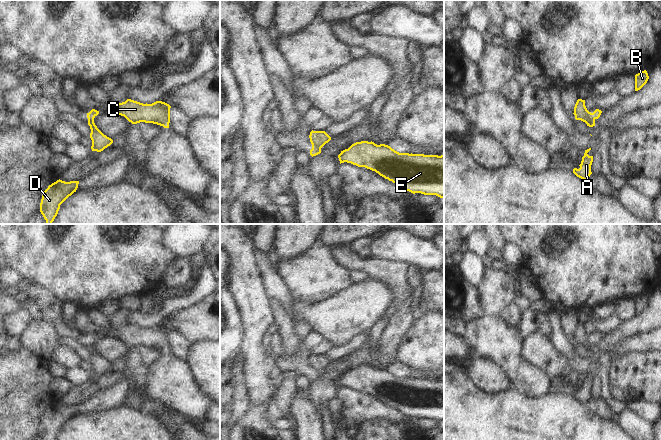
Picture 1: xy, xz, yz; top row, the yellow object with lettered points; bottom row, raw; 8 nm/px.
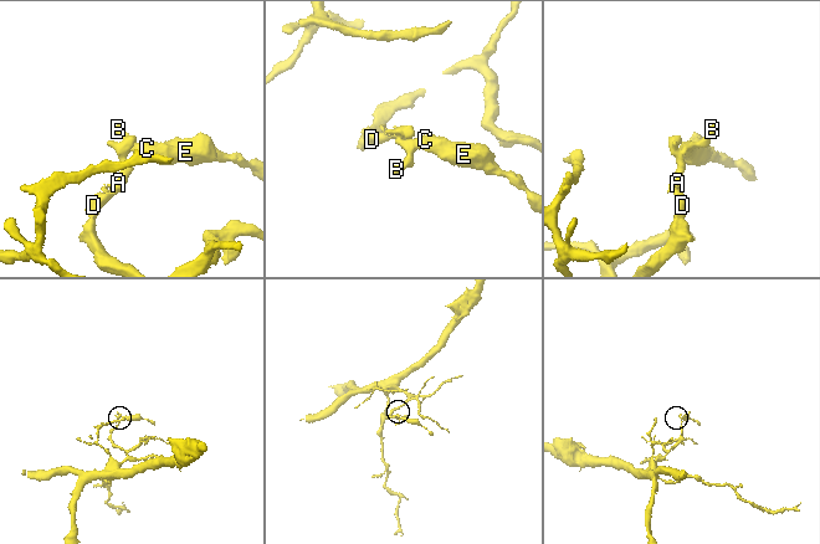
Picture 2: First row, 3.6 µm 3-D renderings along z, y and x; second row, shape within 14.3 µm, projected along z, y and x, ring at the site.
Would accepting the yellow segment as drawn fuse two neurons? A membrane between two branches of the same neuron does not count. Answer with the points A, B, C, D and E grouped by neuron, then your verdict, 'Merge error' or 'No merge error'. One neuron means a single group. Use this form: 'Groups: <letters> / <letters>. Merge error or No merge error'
Groups: A D / B C E. Merge error

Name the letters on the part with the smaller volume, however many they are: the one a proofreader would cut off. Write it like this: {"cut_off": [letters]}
{"cut_off": ["B", "C", "E"]}

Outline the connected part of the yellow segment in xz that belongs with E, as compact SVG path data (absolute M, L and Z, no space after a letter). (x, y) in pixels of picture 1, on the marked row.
M361 141L352 144L338 155L340 164L347 162L375 171L413 194L436 195L444 198L444 155L399 153L385 144Z

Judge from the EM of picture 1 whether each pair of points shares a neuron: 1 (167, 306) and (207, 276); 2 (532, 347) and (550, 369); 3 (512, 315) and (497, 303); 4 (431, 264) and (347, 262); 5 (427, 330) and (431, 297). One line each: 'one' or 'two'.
1: one
2: one
3: two
4: two
5: two

